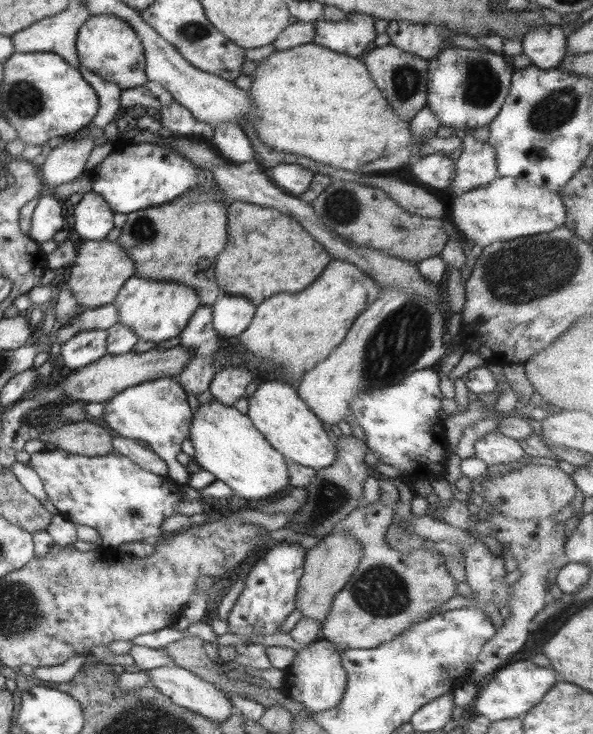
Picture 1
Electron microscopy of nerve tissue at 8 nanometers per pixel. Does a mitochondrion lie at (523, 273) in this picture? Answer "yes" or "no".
yes

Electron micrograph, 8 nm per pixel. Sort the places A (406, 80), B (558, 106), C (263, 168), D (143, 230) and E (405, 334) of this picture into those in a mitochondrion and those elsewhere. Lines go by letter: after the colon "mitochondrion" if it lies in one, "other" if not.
A: mitochondrion
B: mitochondrion
C: other
D: mitochondrion
E: mitochondrion

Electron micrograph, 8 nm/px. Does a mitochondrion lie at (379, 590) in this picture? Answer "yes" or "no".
yes

